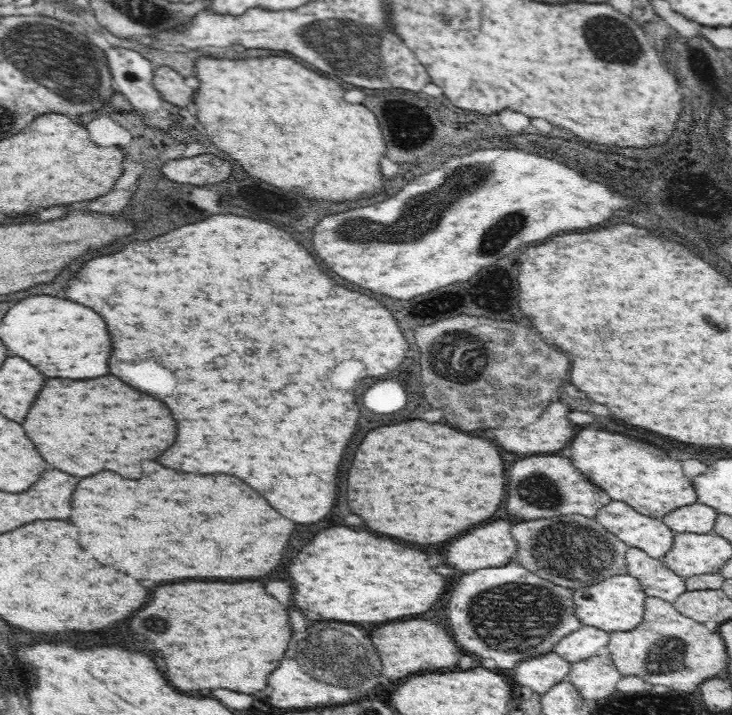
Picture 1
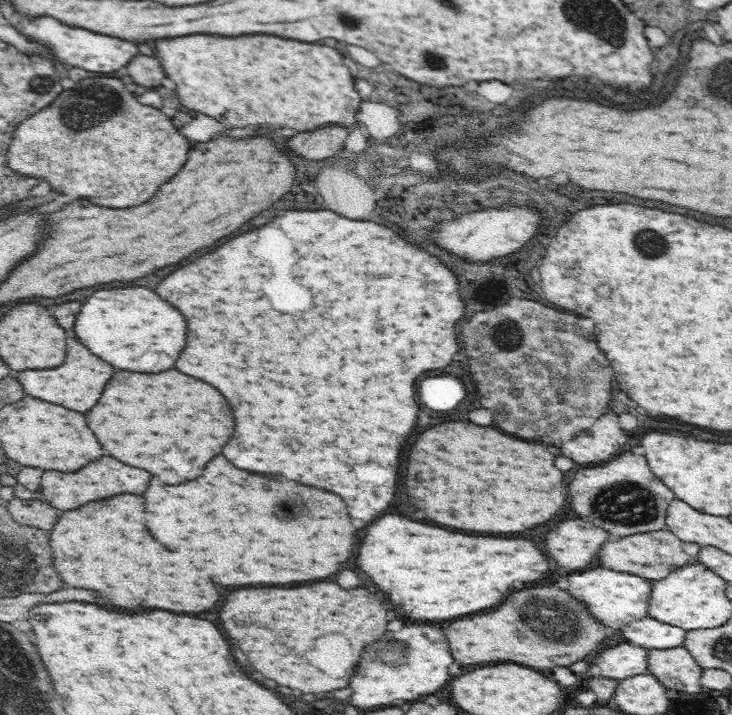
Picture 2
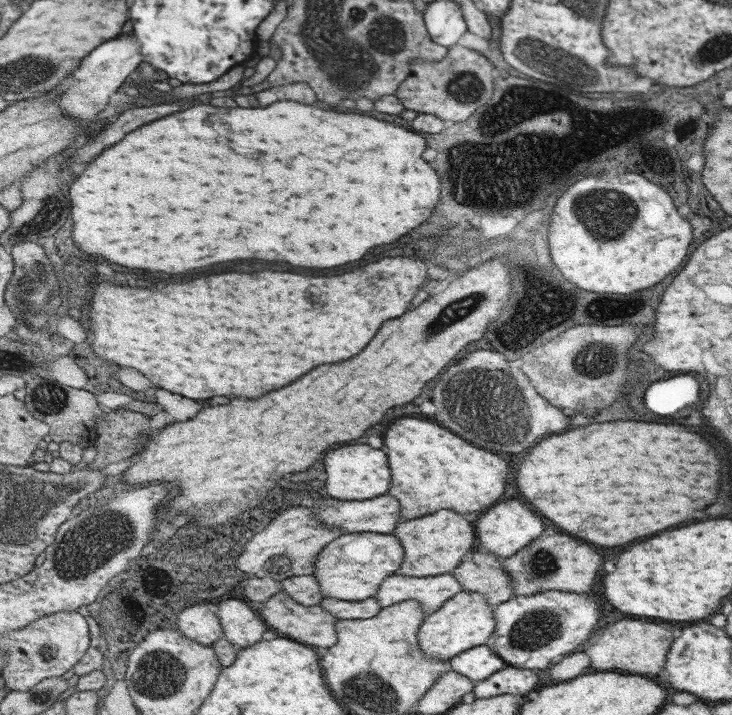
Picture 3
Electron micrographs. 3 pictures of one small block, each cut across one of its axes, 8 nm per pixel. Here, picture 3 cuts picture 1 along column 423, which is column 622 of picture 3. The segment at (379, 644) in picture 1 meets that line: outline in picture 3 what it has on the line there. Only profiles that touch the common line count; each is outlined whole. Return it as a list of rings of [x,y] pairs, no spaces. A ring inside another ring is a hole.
[[[620,620],[596,632],[596,638],[588,644],[584,653],[590,658],[590,666],[598,670],[622,670],[632,674],[658,674],[664,666],[666,652],[672,644],[672,626],[668,622],[640,622],[640,620]]]

